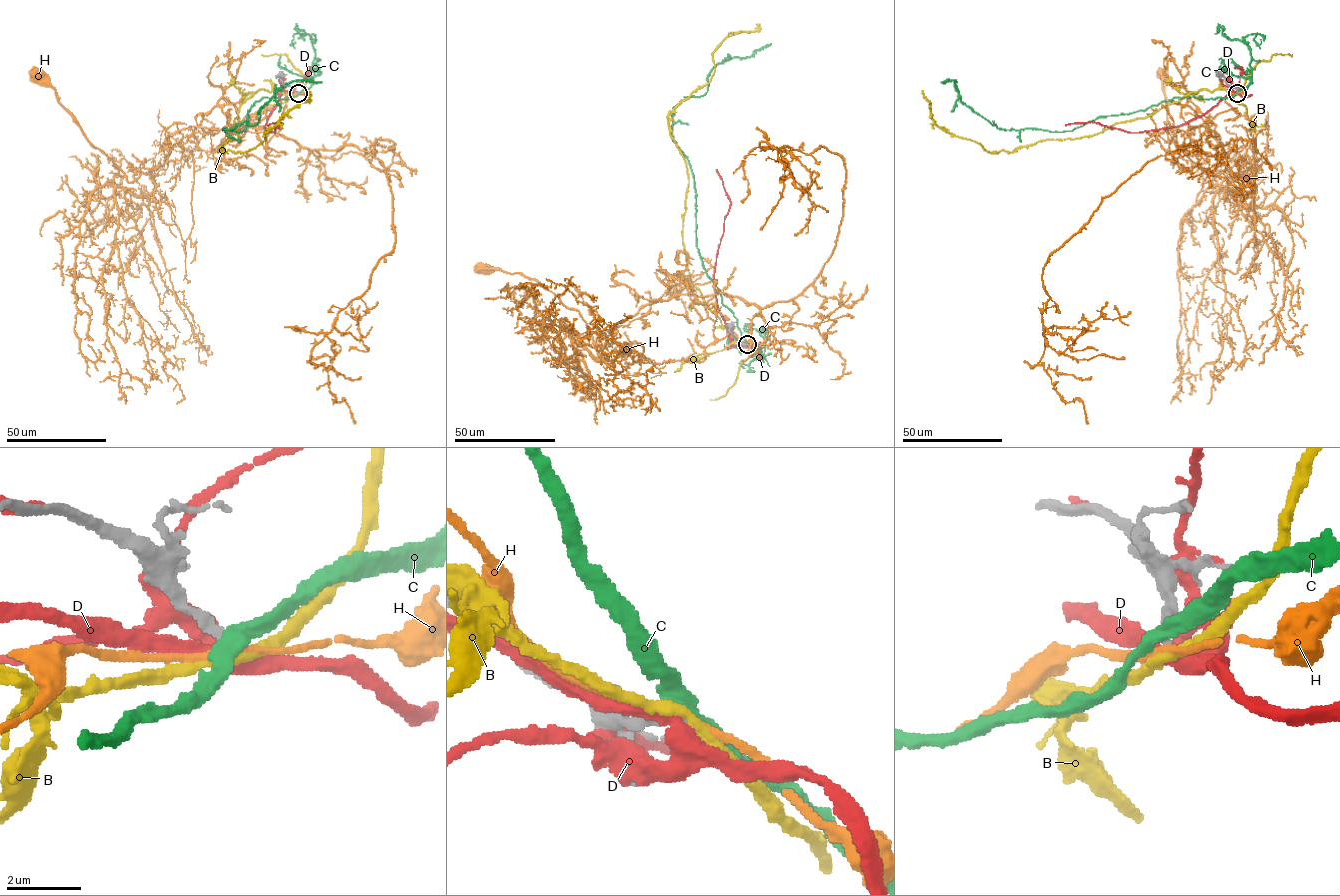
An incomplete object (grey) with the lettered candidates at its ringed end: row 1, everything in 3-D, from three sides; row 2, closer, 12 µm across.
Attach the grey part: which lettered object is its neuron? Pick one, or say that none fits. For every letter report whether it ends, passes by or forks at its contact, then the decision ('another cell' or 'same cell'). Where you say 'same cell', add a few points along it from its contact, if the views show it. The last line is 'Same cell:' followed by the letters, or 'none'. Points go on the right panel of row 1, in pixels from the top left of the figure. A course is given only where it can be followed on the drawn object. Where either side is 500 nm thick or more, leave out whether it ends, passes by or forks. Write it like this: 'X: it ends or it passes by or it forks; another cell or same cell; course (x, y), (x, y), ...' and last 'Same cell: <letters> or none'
B: it passes by; another cell
C: it passes by; another cell
D: it passes by; another cell
H: it passes by; another cell
Same cell: none

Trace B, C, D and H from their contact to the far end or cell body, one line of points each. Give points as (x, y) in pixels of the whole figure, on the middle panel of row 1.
B: (747, 344), (728, 333), (690, 277), (688, 174), (667, 116), (710, 81), (721, 42), (756, 23)
C: (747, 344), (702, 263), (694, 178), (673, 139), (672, 113), (683, 100), (703, 95), (717, 64), (771, 43)
D: (747, 344), (729, 334), (718, 308), (714, 272), (724, 216), (730, 202), (716, 169)
H: (747, 344), (714, 336), (712, 295), (686, 294), (644, 305), (596, 347), (577, 310), (539, 282), (481, 267)

